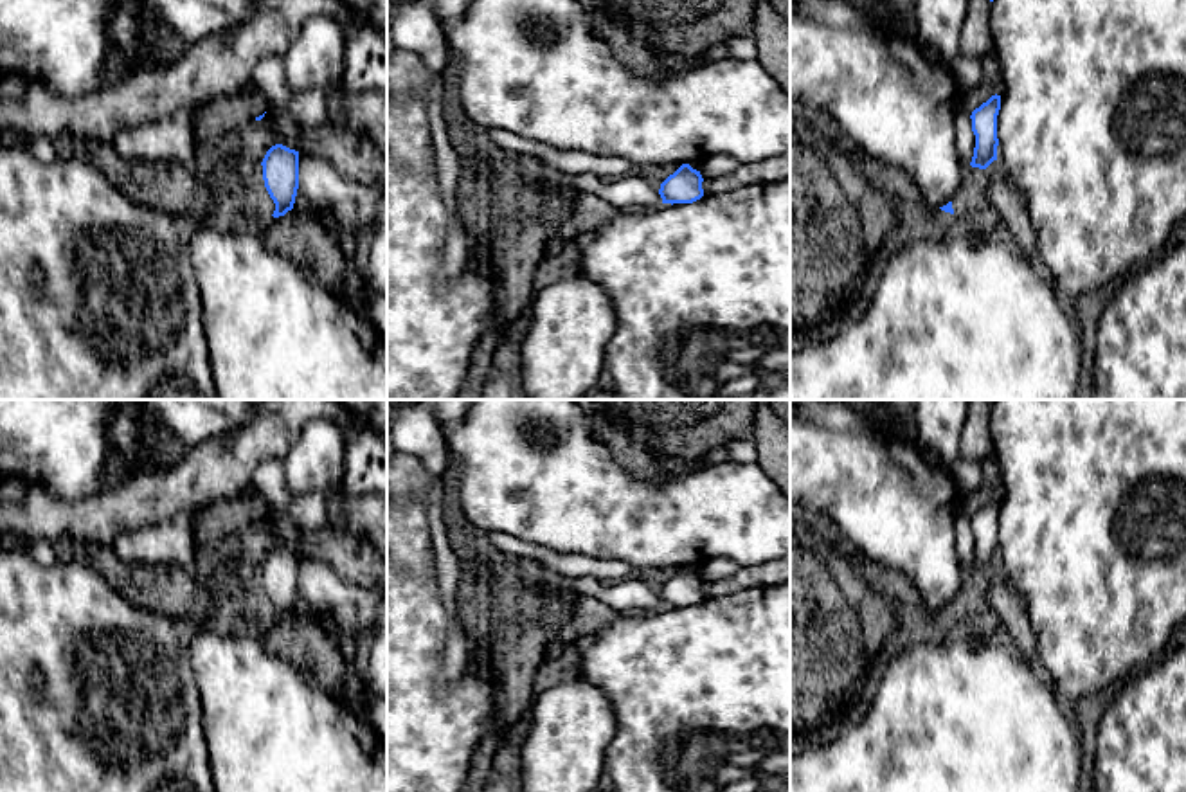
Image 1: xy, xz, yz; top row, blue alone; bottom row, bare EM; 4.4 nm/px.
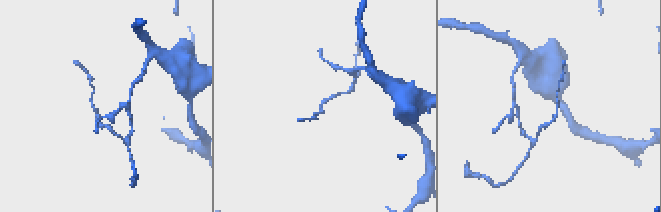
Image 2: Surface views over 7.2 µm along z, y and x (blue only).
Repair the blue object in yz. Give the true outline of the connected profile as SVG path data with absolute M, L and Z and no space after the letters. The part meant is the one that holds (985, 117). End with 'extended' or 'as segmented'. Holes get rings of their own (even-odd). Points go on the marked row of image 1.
M992 95L986 103L975 108L970 115L975 148L970 166L986 169L997 160L997 115L1001 110L1001 95Z | as segmented

